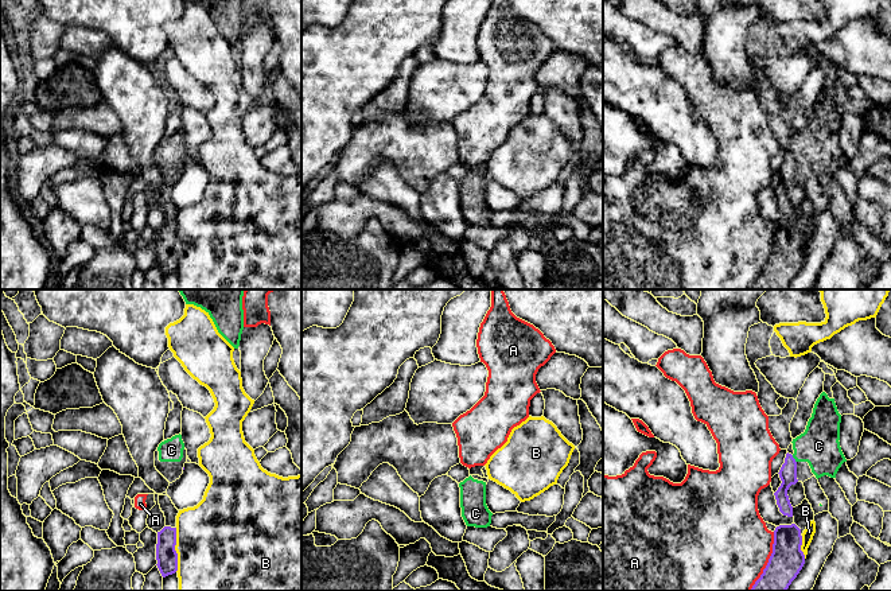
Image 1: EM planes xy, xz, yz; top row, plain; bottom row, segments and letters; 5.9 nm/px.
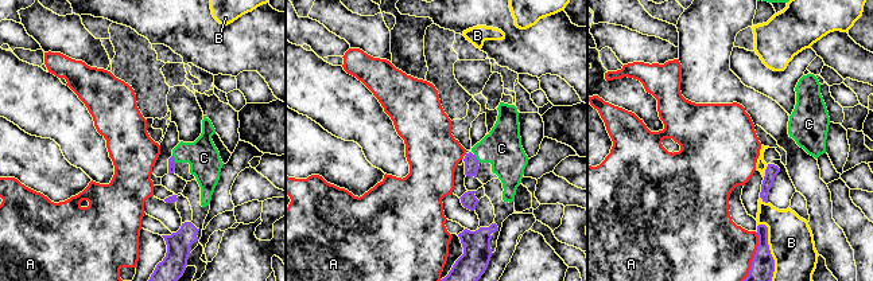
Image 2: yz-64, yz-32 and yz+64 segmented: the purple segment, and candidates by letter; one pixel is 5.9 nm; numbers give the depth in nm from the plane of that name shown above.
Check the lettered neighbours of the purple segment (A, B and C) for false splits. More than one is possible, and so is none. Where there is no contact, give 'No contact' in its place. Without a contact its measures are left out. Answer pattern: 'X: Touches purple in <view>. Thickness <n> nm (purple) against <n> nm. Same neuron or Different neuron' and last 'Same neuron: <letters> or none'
A: Touches purple in yz. Thickness 200 nm (purple) against 480 nm. Different neuron
B: Touches purple in xy. Thickness 130 nm (purple) against 480 nm. Different neuron
C: Touches purple in yz. Thickness 110 nm (purple) against 240 nm. Same neuron
Same neuron: C

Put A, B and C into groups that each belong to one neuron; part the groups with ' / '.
A / B / C

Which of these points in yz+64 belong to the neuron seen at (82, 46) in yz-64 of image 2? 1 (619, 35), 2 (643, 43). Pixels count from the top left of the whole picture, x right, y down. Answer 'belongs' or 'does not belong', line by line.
1: does not belong
2: does not belong

